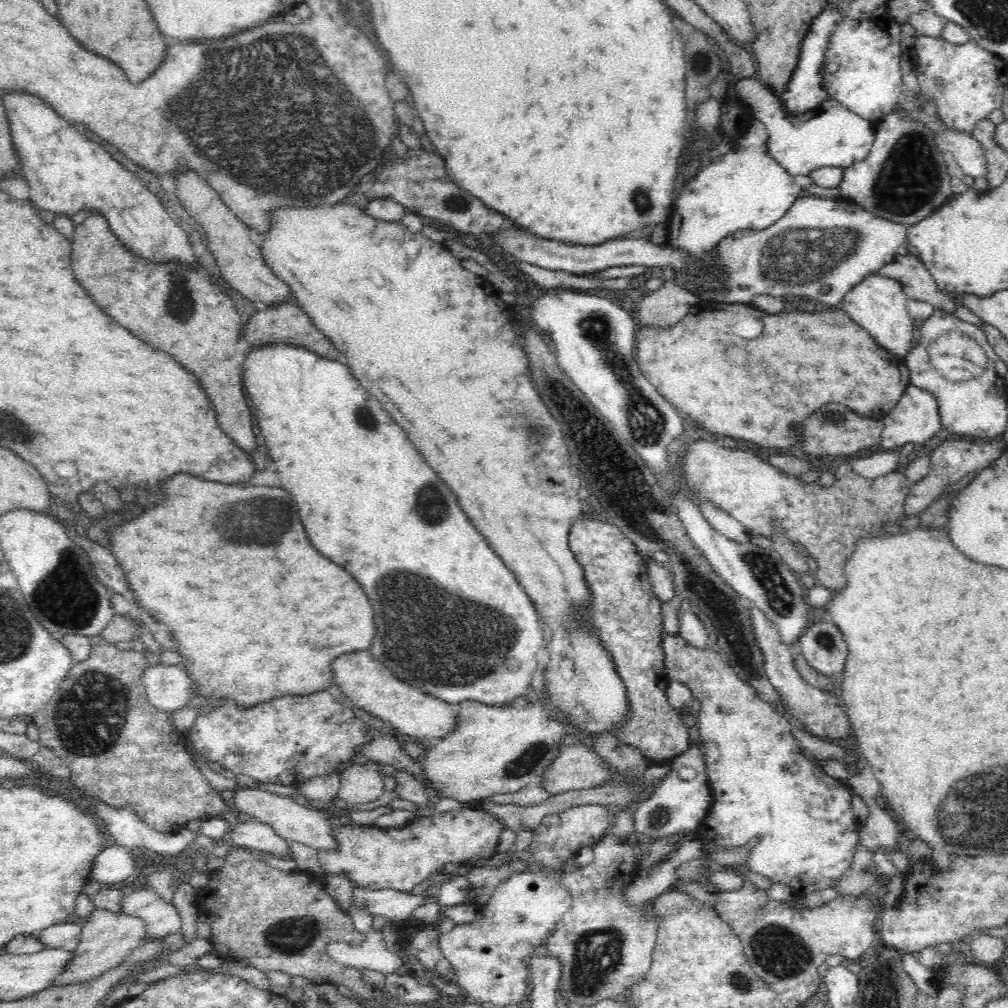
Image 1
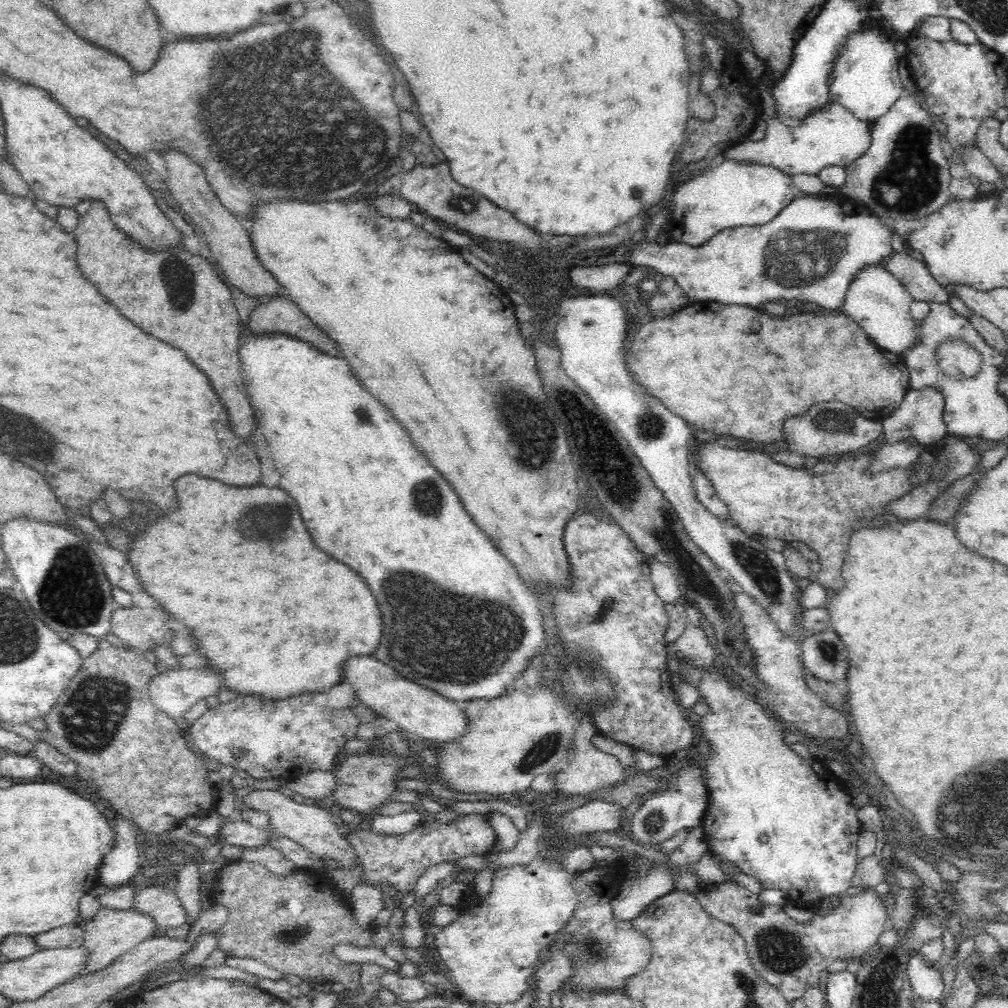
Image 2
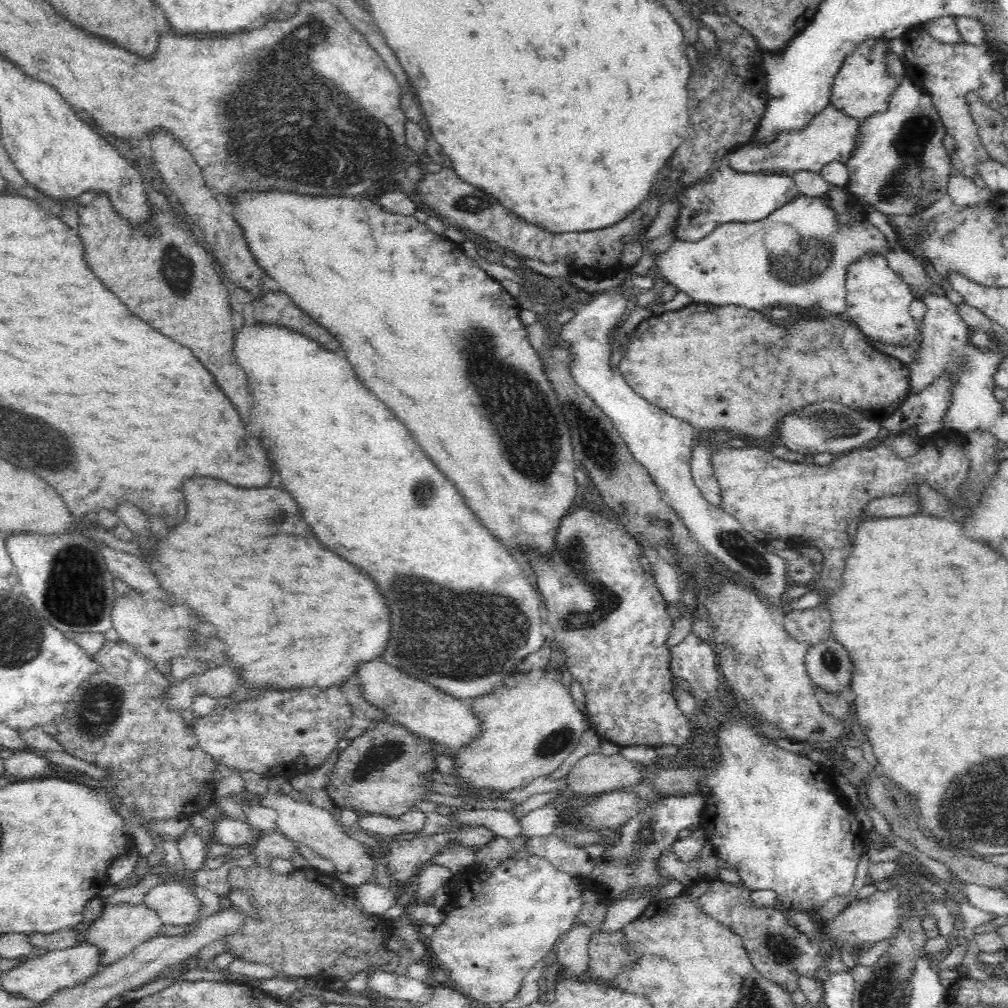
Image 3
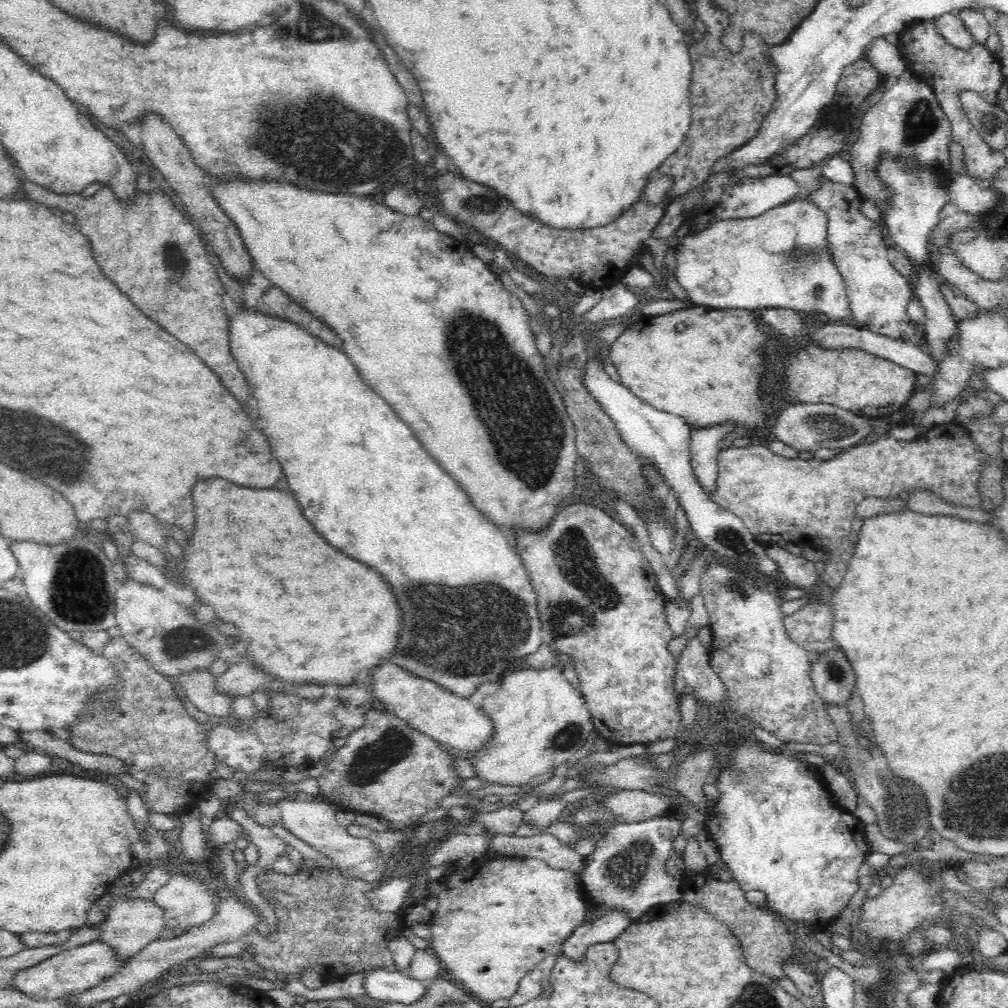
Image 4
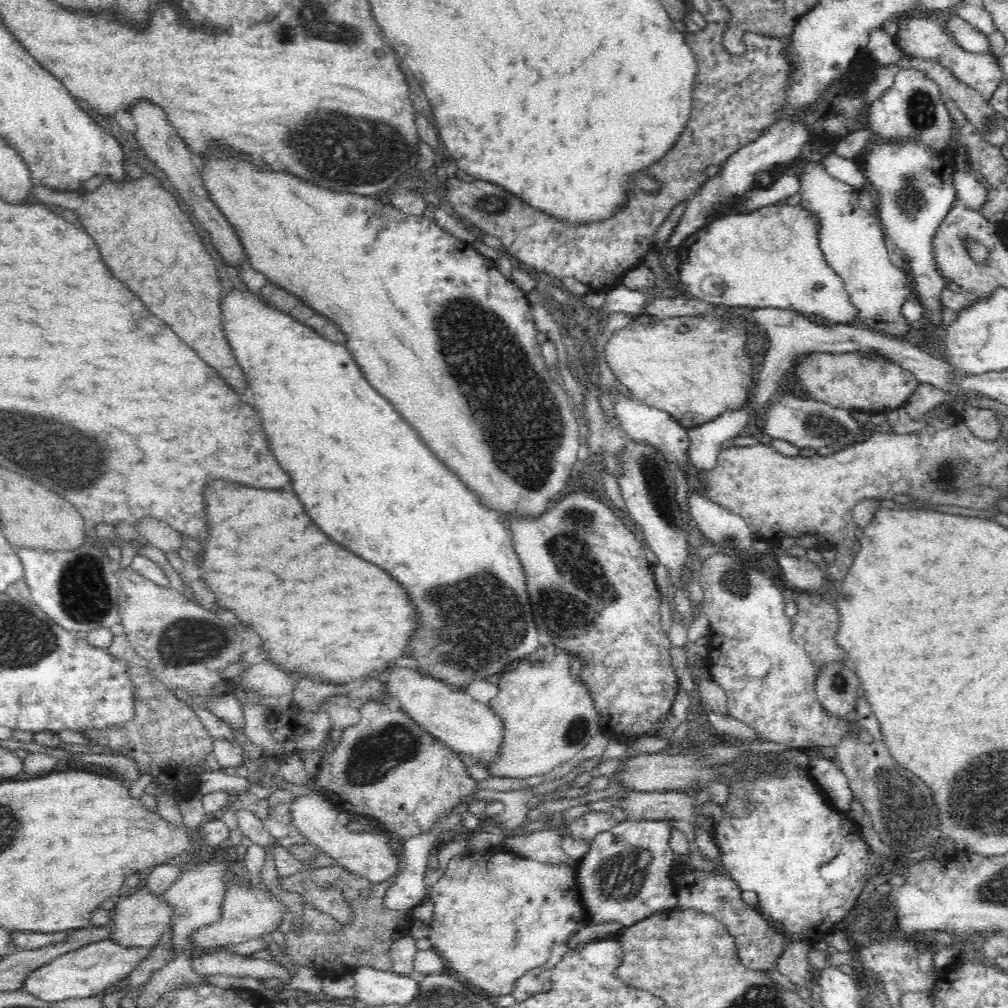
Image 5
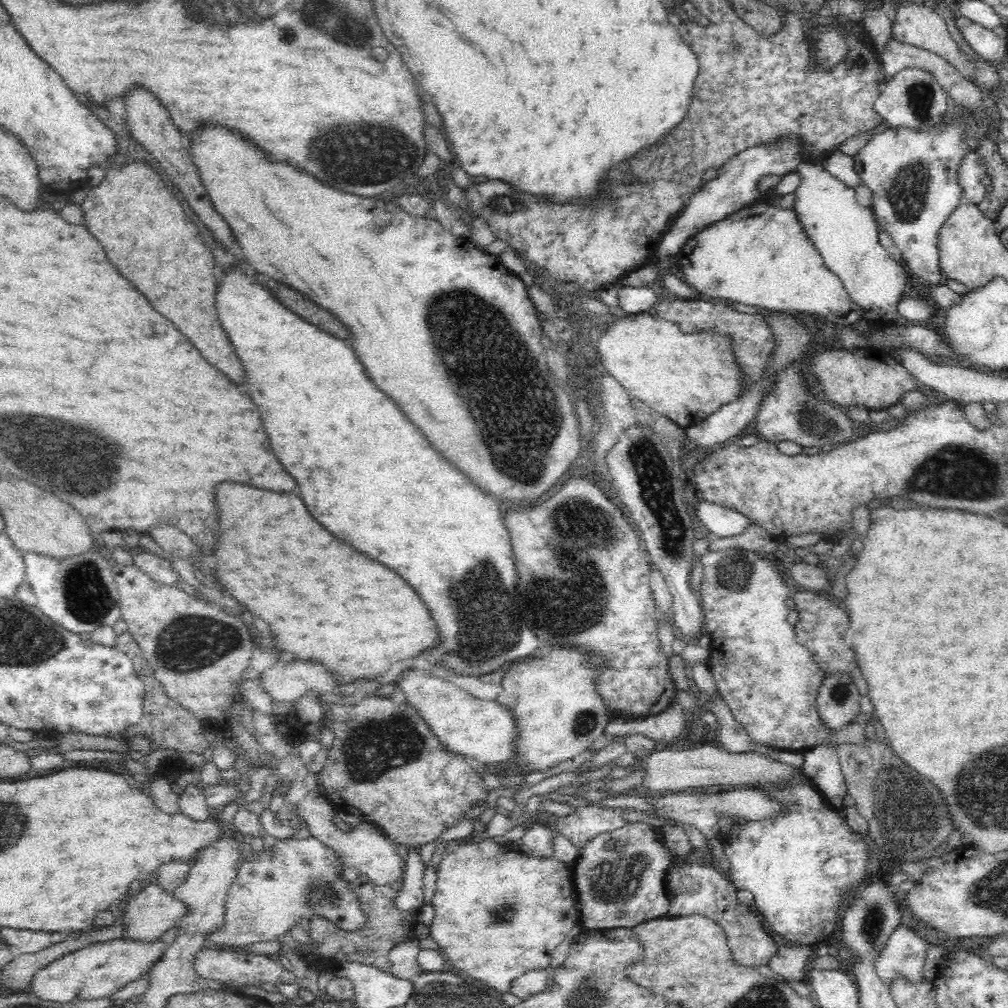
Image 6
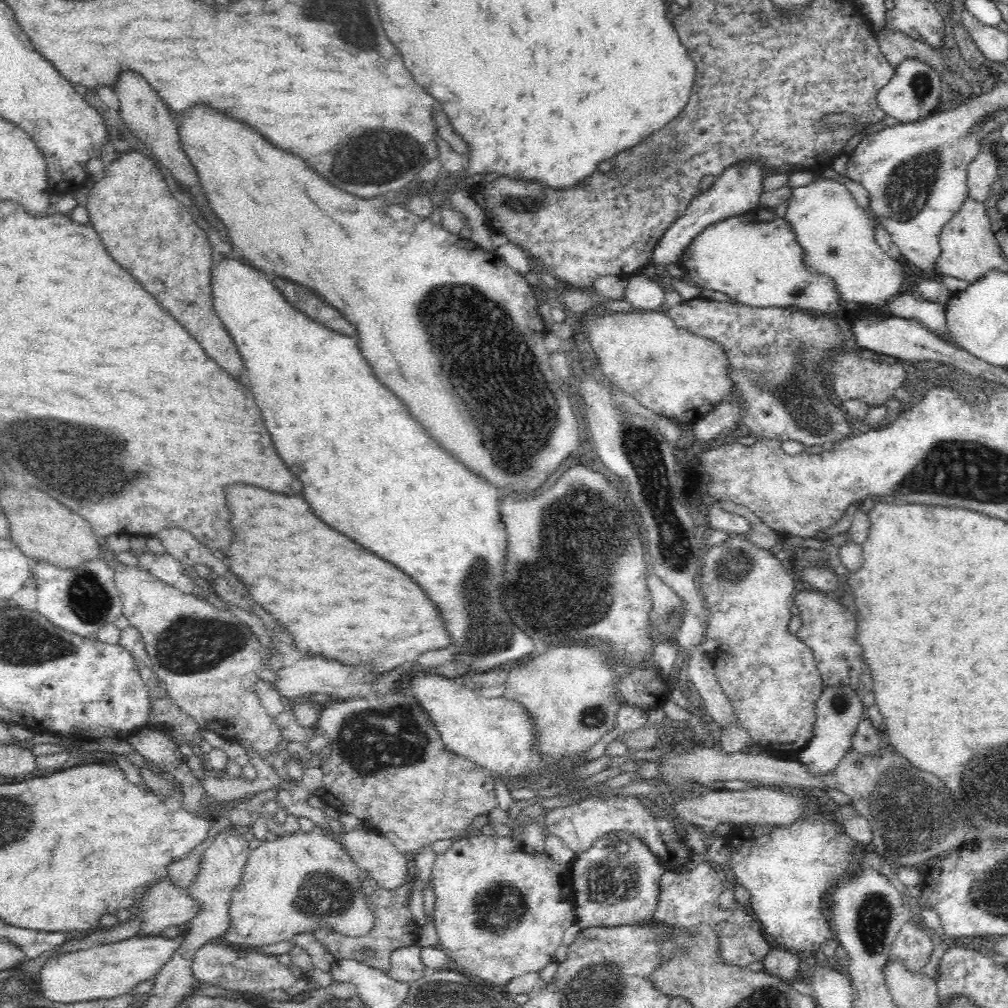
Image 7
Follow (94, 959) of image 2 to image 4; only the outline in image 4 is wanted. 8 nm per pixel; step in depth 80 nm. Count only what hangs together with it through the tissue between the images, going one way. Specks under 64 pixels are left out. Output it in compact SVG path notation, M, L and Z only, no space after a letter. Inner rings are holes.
M115 897L106 909L107 915L100 925L102 933L98 941L105 942L115 949L117 956L121 958L132 958L140 953L148 944L154 942L165 929L165 913L153 900L142 898Z

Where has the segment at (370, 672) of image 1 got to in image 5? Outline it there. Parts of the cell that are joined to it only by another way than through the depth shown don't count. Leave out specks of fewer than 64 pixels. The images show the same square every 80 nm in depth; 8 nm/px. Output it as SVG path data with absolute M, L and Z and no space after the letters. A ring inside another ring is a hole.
M393 663L388 664L382 677L388 695L397 698L400 709L406 711L420 727L438 740L439 745L457 753L472 754L482 762L498 757L504 738L504 723L490 704L480 703L460 688L426 676L412 665L396 668Z

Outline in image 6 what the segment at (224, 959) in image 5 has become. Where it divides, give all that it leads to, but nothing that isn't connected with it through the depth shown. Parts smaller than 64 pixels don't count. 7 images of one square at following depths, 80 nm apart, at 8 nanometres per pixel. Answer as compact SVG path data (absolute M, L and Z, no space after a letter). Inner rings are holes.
M205 946L198 952L195 960L195 971L198 976L217 982L219 985L258 986L259 984L292 984L296 975L286 970L278 961L271 960L268 955L250 954L239 948Z

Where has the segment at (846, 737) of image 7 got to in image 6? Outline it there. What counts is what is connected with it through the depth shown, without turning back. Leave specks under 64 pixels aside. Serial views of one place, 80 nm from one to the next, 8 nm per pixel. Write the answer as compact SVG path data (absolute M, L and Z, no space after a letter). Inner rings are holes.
M836 672L826 677L820 686L817 709L821 721L833 732L854 723L860 713L861 695L853 679L848 674ZM834 743L817 744L803 751L802 771L832 807L840 811L848 789L839 763L838 746Z

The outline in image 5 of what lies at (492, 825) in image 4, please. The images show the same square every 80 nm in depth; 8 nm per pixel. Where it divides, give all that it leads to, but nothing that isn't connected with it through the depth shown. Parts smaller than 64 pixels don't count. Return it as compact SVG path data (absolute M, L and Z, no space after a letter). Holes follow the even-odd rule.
M488 788L479 789L476 794L470 794L462 798L458 803L469 803L472 799L484 799L487 797L503 802L505 809L500 814L491 818L489 822L499 826L502 829L515 829L521 826L526 820L528 814L528 801L530 797L535 796L531 788L517 789L515 791L494 791Z

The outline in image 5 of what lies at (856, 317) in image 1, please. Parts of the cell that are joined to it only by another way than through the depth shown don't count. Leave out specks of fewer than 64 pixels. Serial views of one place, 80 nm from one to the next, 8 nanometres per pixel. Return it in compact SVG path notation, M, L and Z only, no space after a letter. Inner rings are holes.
M802 159L797 168L801 174L800 205L813 212L819 222L820 248L828 266L841 276L850 302L858 310L858 322L879 333L906 334L911 325L904 318L902 307L904 301L913 295L906 274L891 261L879 217L860 206L860 189L830 176L819 161Z

